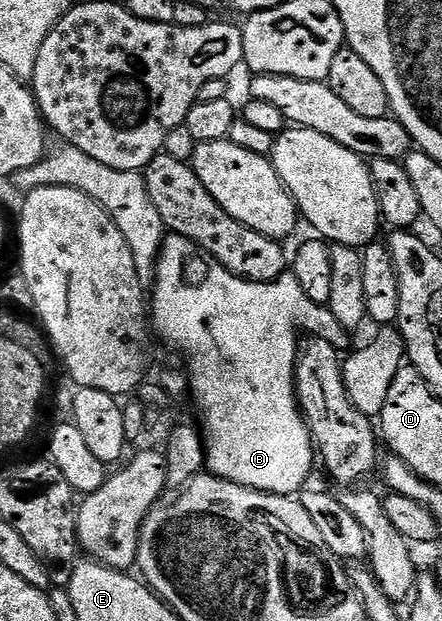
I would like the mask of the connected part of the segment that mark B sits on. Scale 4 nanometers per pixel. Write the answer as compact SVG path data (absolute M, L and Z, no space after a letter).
M171 233L163 238L159 259L155 263L154 289L155 294L152 297L150 294L149 297L149 321L153 326L154 336L156 333L165 344L172 345L183 356L183 361L187 364L185 376L189 386L189 397L195 400L195 405L199 408L200 415L203 416L201 436L205 446L206 468L216 477L244 485L250 489L256 489L262 493L298 494L308 484L307 476L311 473L311 464L316 464L317 450L311 439L311 430L307 428L307 419L300 410L299 398L295 396L295 358L297 356L295 332L298 329L304 329L302 331L304 334L320 337L322 341L340 351L352 348L352 334L341 323L337 323L337 315L333 315L333 311L328 306L313 303L313 299L309 299L309 295L305 295L305 291L301 291L301 283L297 283L297 279L291 272L288 271L276 281L269 283L246 281L229 271L225 271L225 267L221 267L221 263L208 257L197 243L193 243L176 233Z

